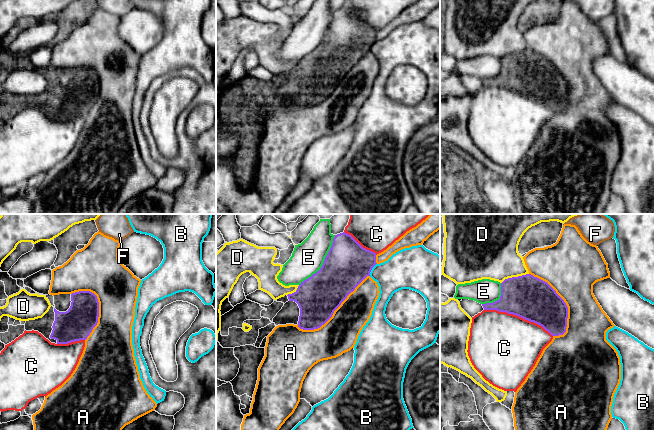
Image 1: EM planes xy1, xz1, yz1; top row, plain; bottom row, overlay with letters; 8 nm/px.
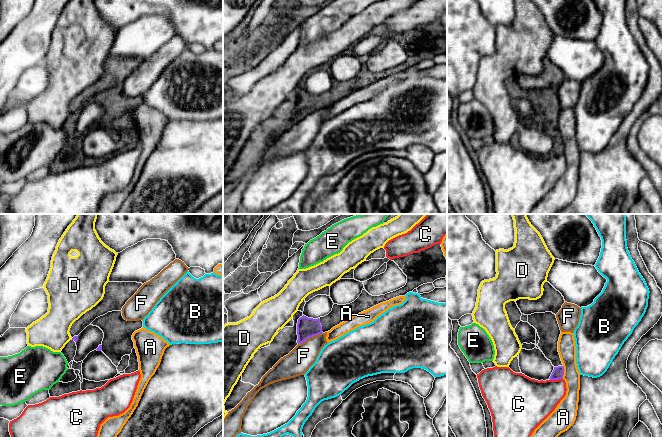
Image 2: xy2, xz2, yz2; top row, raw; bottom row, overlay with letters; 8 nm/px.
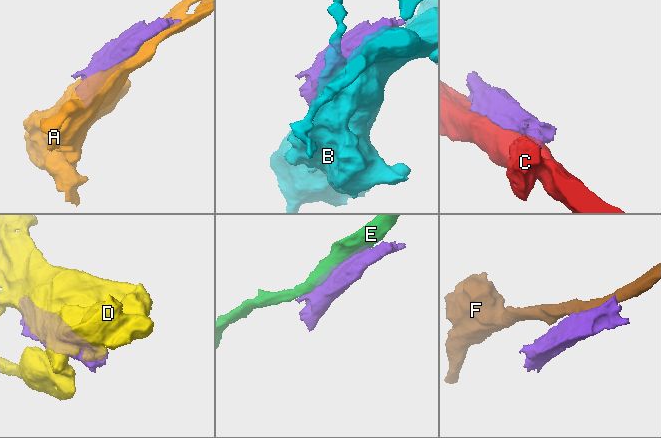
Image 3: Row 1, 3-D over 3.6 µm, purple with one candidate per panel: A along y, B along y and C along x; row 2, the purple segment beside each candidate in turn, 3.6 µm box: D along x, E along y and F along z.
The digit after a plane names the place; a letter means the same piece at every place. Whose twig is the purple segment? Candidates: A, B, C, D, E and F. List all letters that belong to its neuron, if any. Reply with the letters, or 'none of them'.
none of them

